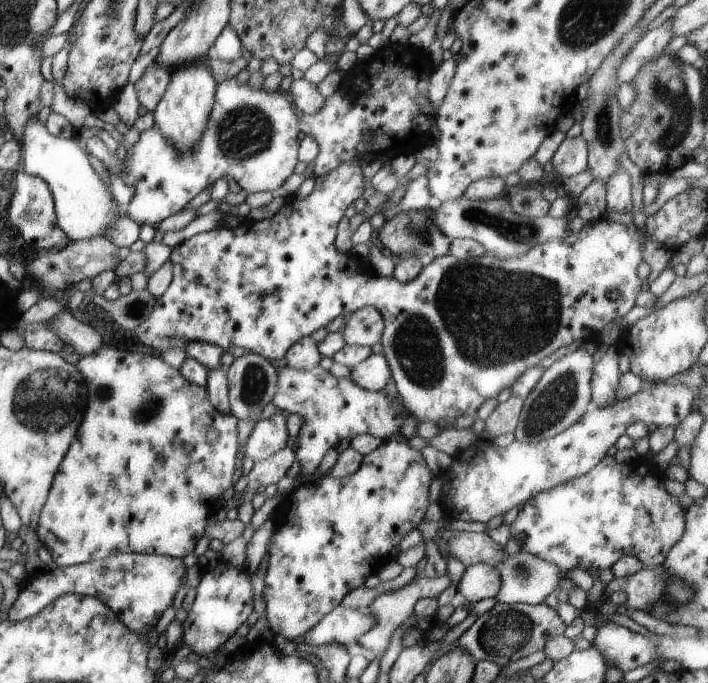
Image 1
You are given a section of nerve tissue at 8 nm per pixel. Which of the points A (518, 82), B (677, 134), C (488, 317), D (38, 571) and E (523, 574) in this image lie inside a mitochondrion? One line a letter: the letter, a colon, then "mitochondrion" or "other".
A: other
B: mitochondrion
C: mitochondrion
D: other
E: mitochondrion

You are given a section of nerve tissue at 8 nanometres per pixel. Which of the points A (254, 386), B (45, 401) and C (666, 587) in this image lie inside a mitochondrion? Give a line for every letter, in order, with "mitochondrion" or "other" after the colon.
A: mitochondrion
B: mitochondrion
C: mitochondrion

